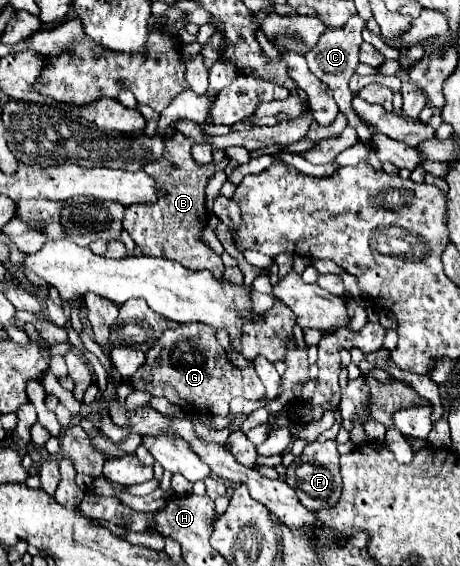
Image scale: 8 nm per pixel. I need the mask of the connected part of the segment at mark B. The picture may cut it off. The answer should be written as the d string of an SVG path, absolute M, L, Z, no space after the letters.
M176 132L172 138L166 140L166 148L160 160L150 162L144 166L148 174L162 180L158 202L150 206L128 206L125 209L122 222L123 229L128 230L136 246L142 248L148 256L164 256L170 260L180 262L190 270L210 270L214 276L222 276L224 264L220 256L202 242L202 230L208 222L208 208L204 200L204 186L206 180L216 172L214 164L200 164L194 162L190 150L194 146L194 138Z

